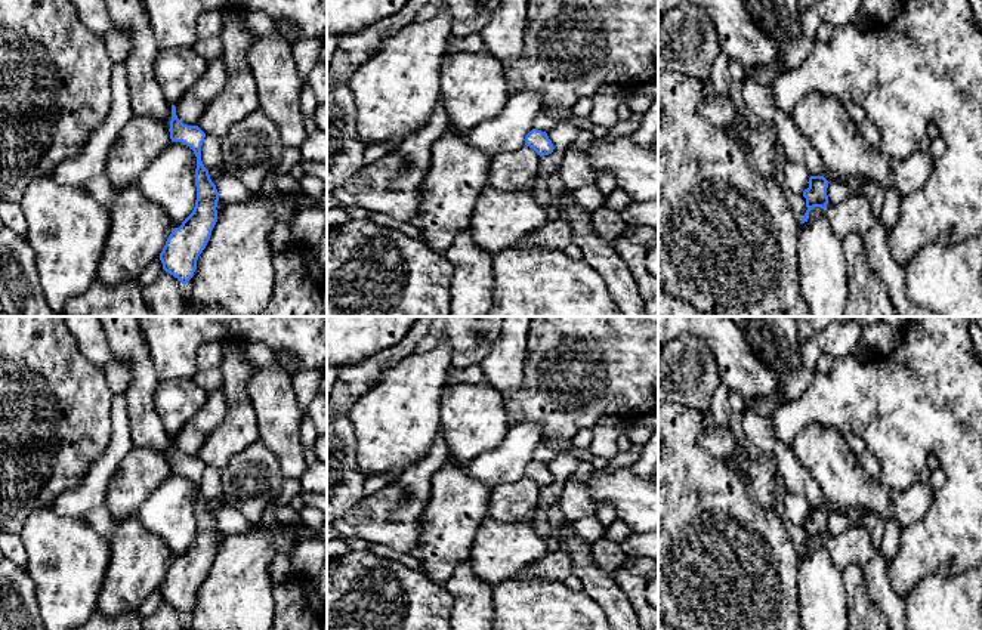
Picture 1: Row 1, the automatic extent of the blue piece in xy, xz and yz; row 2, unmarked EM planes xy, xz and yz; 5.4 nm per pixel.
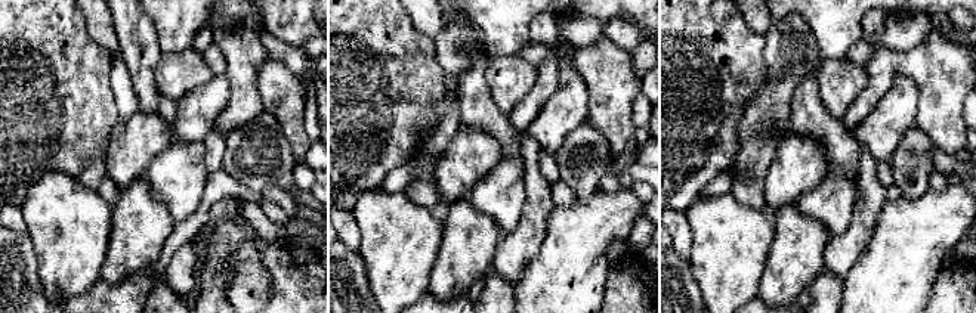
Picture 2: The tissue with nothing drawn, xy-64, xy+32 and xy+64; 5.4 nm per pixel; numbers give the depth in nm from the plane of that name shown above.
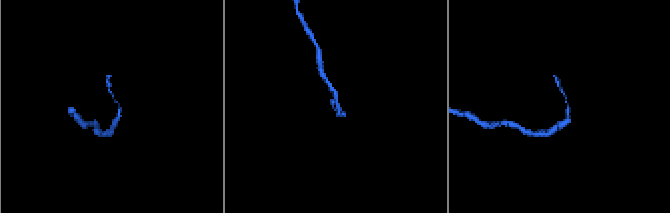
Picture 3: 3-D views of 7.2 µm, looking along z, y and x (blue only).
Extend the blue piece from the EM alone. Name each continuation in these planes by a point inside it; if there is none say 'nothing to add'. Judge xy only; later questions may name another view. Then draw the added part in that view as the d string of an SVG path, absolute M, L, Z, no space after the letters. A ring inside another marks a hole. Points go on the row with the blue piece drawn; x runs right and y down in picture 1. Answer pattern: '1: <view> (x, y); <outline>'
nothing to add

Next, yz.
1: yz (854, 215); M853 194L842 203L828 203L824 211L840 238L849 234L865 235L880 225L880 216L873 213L871 203L859 194Z

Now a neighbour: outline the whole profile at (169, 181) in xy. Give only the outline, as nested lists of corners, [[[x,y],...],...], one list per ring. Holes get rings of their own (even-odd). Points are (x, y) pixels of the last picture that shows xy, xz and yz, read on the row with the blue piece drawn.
[[[170,142],[140,175],[138,188],[149,203],[161,207],[173,223],[183,222],[195,207],[195,169],[194,151],[182,142]]]

